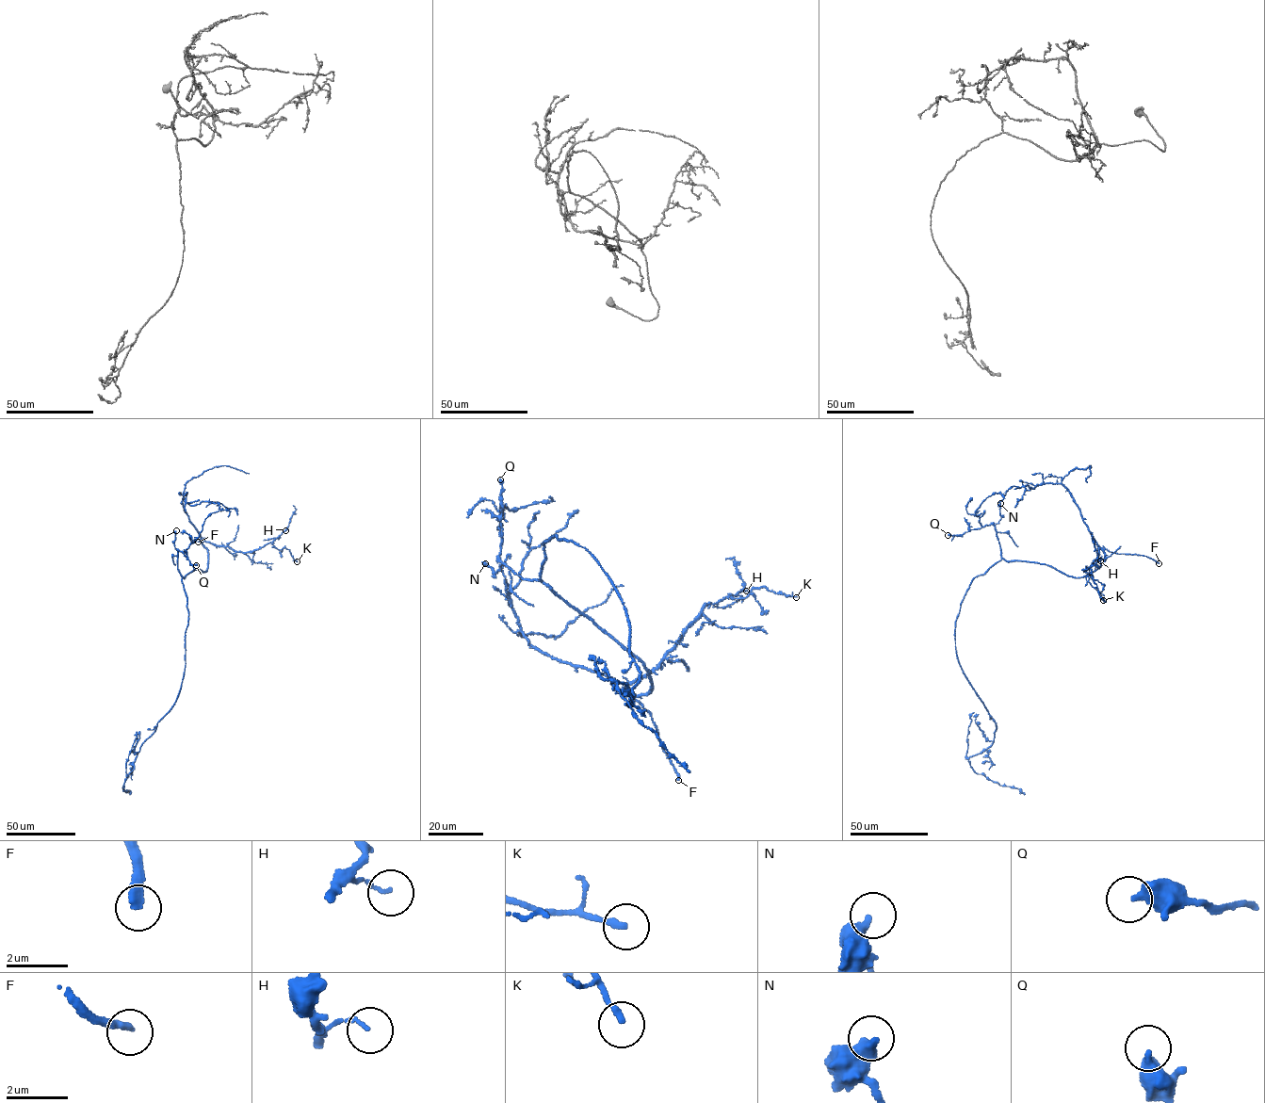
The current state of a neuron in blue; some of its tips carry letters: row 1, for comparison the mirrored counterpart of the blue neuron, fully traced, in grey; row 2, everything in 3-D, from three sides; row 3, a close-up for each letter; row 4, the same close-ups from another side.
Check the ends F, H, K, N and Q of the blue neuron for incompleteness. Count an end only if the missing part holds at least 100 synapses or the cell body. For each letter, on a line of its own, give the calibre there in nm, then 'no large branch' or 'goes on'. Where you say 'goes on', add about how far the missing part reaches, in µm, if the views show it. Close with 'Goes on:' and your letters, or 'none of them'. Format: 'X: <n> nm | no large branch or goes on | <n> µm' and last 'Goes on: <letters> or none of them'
F: 280 nm | goes on | 50 µm
H: 100 nm | no large branch
K: 180 nm | no large branch
N: 440 nm | no large branch
Q: 420 nm | no large branch
Goes on: F

